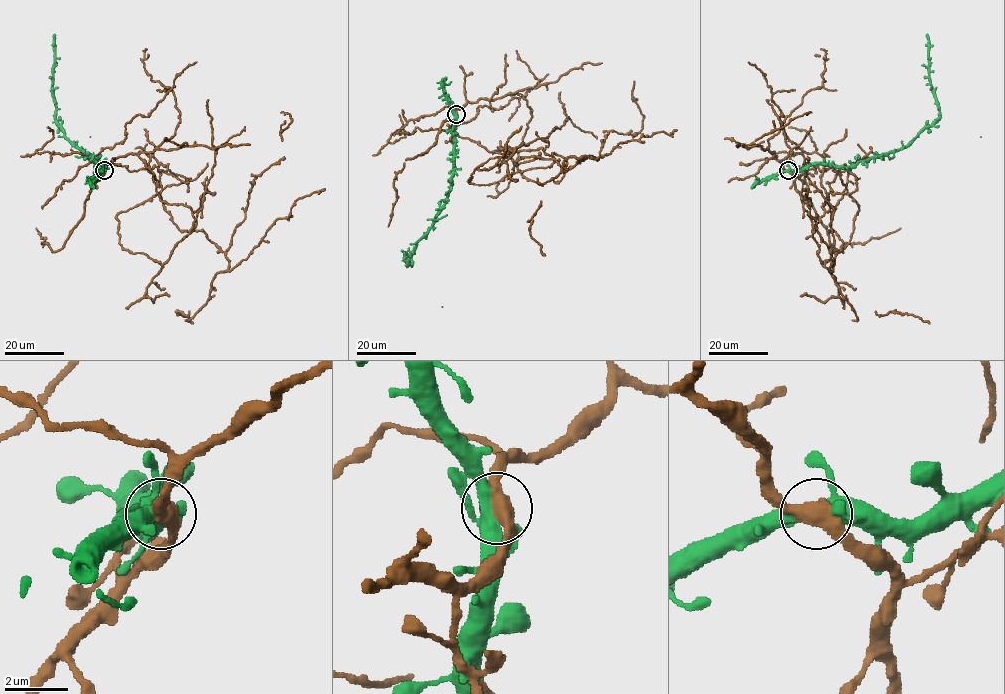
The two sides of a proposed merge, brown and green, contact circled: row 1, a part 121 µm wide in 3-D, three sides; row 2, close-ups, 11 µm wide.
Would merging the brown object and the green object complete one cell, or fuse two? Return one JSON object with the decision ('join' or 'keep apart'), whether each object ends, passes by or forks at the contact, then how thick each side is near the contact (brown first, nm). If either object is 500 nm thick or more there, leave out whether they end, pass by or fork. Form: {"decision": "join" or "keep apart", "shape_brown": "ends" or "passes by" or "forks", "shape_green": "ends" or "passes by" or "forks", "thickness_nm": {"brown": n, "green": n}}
{"decision": "keep apart", "shape_brown": "passes by", "shape_green": "forks", "thickness_nm": {"brown": 480, "green": 380}}

